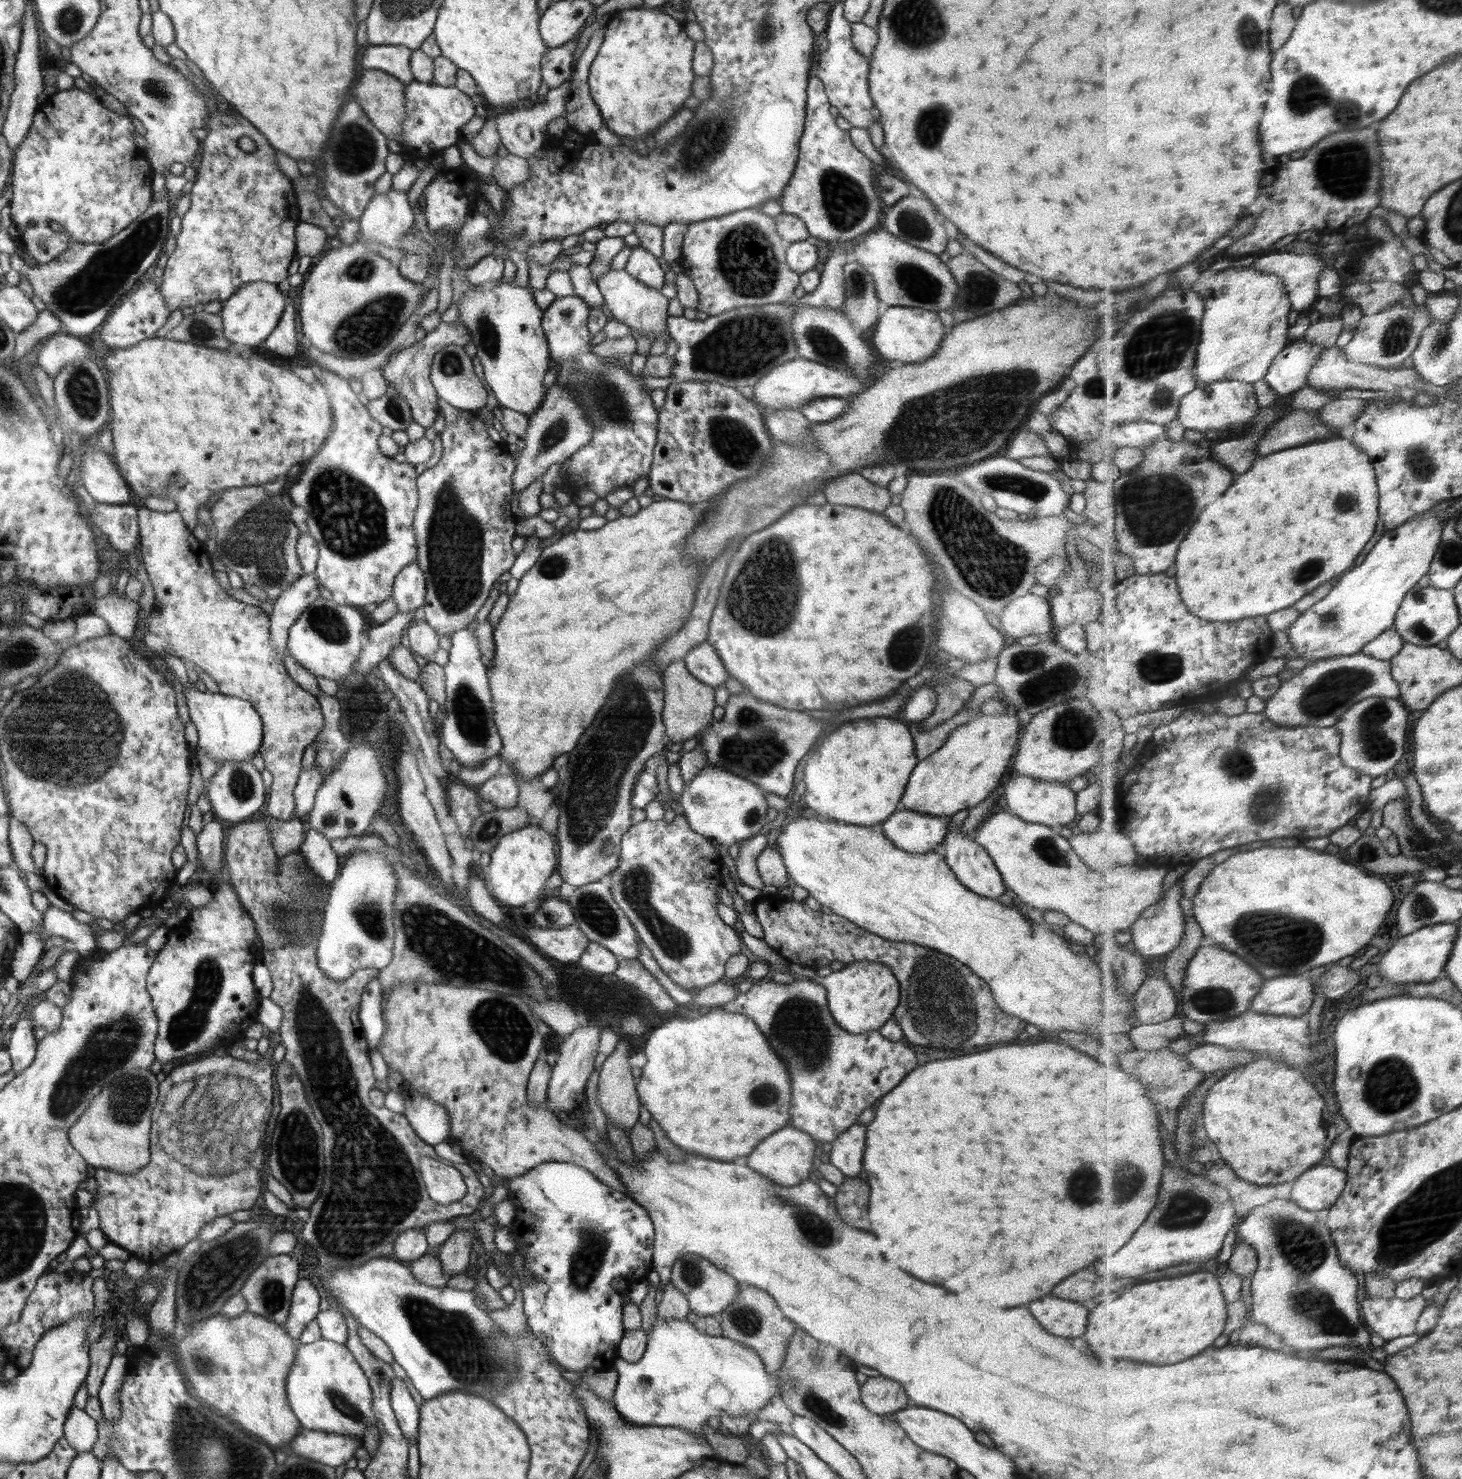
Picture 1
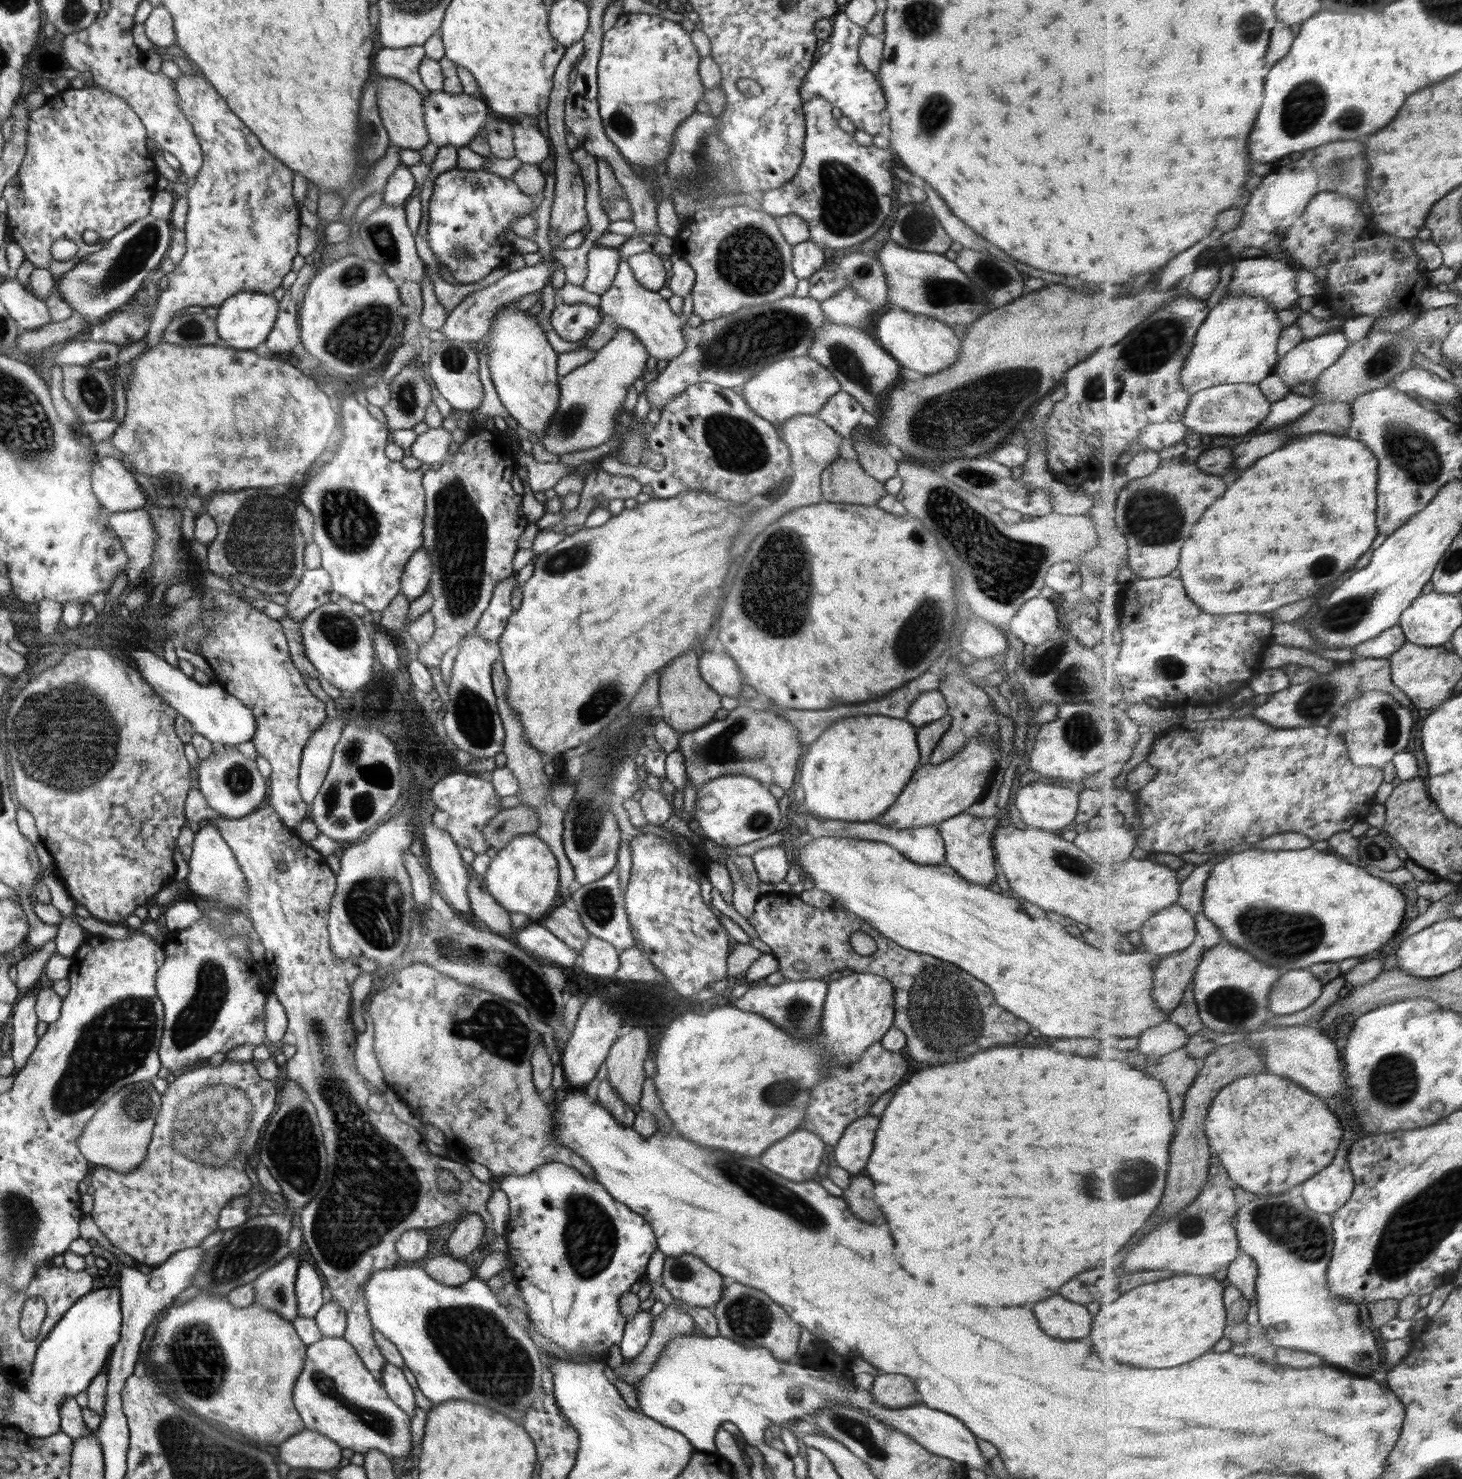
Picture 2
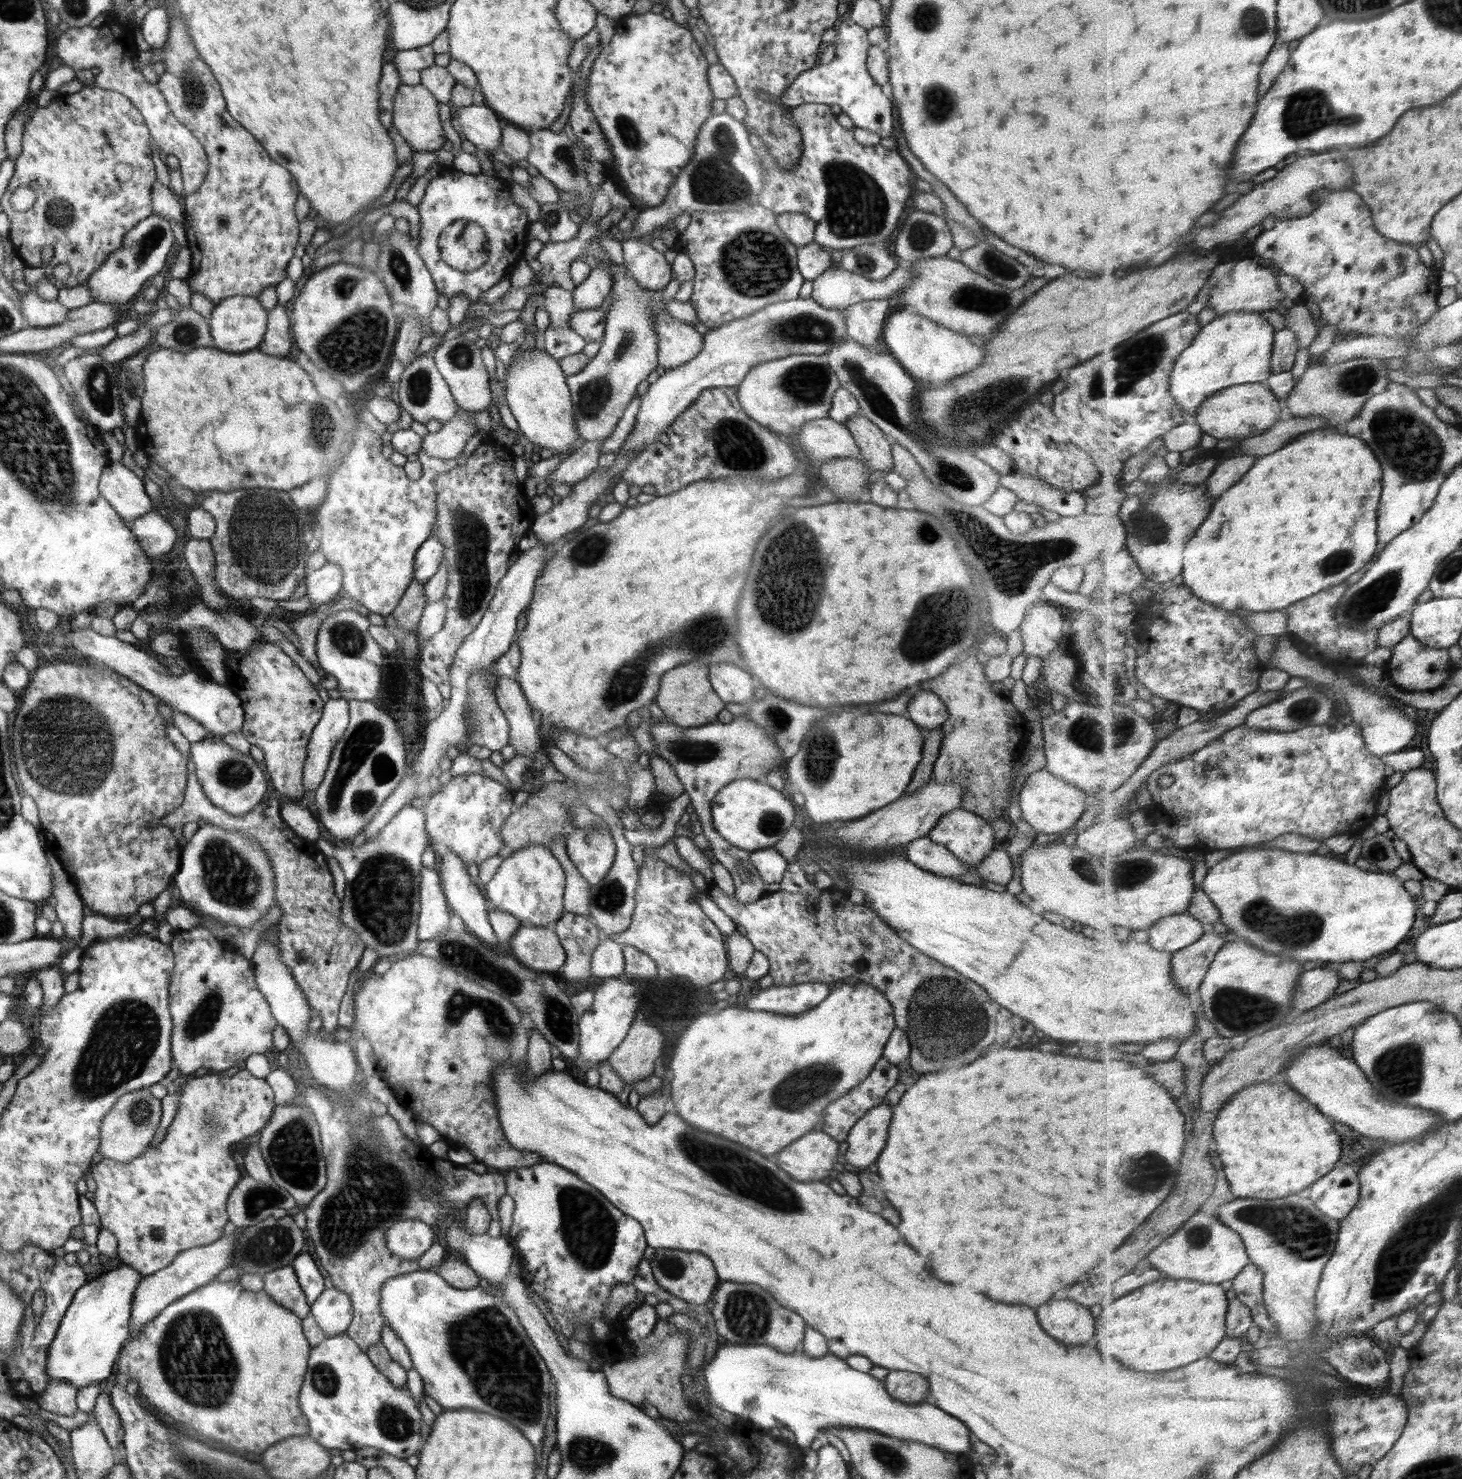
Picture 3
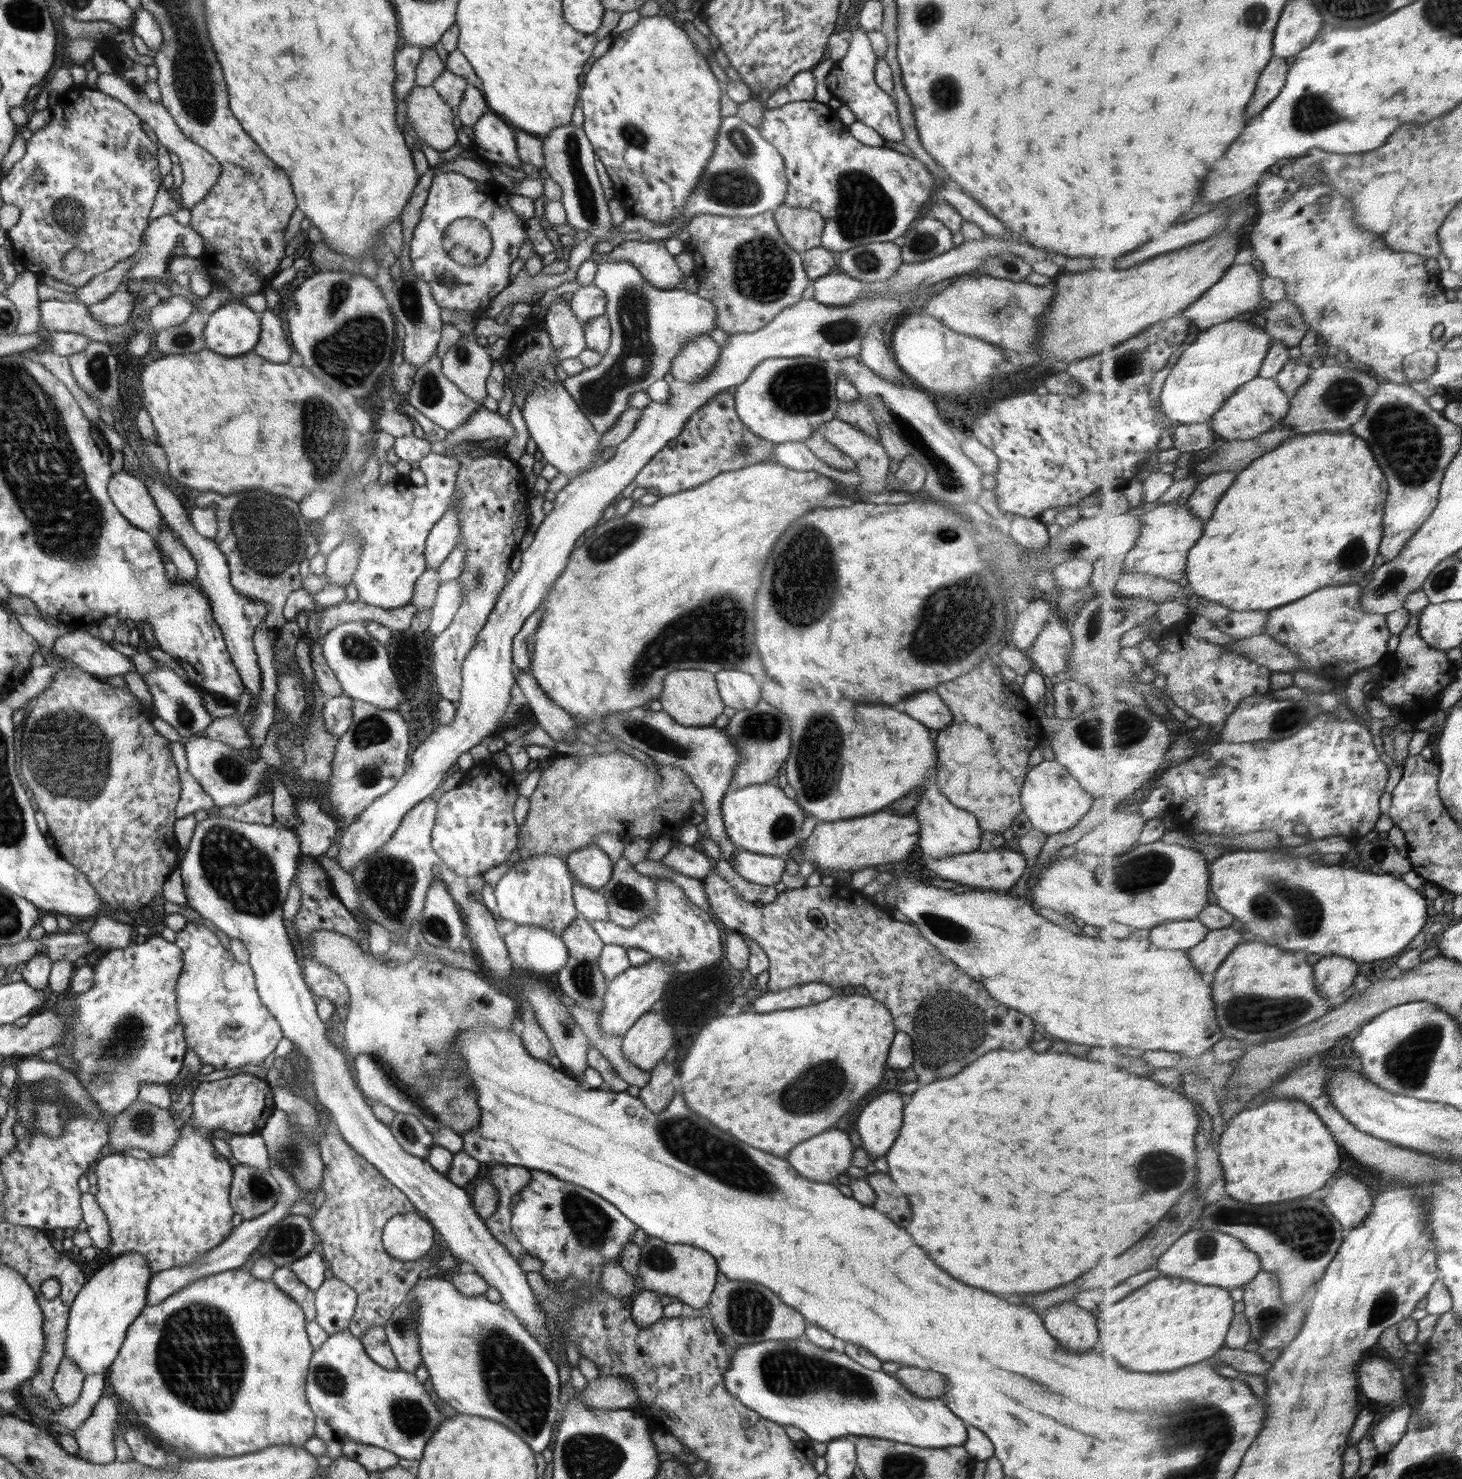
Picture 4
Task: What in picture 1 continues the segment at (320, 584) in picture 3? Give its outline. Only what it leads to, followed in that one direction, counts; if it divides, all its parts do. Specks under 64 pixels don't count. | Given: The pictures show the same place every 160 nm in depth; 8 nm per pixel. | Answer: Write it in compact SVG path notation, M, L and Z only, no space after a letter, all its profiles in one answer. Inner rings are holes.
M314 573L303 574L289 588L282 591L280 597L273 600L273 611L270 619L270 644L277 657L285 657L288 641L288 630L297 618L310 607L314 601L321 598L318 592L318 578Z

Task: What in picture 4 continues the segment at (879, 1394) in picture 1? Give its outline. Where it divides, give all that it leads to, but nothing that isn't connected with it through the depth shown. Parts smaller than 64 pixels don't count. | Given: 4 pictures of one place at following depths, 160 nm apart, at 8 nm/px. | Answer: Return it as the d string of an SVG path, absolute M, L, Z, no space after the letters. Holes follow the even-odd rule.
M901 1366L894 1376L910 1393L920 1398L943 1399L945 1397L947 1380L936 1371Z

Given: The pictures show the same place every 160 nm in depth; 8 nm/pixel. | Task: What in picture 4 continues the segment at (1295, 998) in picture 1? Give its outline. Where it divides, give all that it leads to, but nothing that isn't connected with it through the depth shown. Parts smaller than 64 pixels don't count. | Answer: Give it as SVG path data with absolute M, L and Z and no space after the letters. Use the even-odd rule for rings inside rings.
M1323 956L1315 965L1319 989L1325 997L1342 999L1342 992L1355 986L1360 965L1357 960L1342 956Z

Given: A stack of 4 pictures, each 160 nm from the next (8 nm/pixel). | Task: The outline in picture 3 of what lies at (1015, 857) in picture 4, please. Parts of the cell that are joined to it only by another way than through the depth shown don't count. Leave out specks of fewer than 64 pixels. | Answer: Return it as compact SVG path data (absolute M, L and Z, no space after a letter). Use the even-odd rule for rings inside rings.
M926 835L912 840L907 846L907 859L932 874L958 878L969 871L957 856L945 846L930 841ZM993 849L988 853L988 856L985 856L985 860L980 861L971 872L978 874L985 881L1007 886L1014 874L1014 866L1006 849Z

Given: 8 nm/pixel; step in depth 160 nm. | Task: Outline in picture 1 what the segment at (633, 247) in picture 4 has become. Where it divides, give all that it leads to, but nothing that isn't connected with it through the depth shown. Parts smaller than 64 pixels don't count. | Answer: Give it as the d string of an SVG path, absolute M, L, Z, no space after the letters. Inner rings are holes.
M634 247L624 269L638 282L653 289L661 289L664 284L664 270L658 259L644 247Z

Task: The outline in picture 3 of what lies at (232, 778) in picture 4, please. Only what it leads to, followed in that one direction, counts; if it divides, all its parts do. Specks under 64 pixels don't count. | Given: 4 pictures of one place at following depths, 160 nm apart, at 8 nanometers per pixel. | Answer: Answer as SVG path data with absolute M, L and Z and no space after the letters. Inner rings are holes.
M205 738L200 742L191 743L190 758L196 767L195 775L198 782L214 806L224 809L228 814L240 816L262 802L268 790L267 776L250 754L242 754L224 741L214 742Z

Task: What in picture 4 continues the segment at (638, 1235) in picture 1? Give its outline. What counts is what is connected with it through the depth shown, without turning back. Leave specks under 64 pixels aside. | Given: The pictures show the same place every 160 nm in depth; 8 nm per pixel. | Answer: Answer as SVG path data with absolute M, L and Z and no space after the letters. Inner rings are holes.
M530 1169L529 1174L530 1183L520 1191L520 1202L512 1210L514 1236L530 1256L544 1263L539 1273L556 1285L554 1290L562 1290L566 1278L581 1282L576 1289L596 1289L604 1263L620 1263L622 1248L632 1241L637 1226L617 1206L583 1186L560 1181L541 1170Z

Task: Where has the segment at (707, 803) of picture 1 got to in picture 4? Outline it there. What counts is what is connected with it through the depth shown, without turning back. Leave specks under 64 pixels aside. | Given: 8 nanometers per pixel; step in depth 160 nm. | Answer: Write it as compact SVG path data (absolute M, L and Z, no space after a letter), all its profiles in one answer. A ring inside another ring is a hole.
M770 783L727 791L721 800L721 811L728 839L738 849L783 859L798 845L805 819L804 810L795 799L790 799L780 787Z

